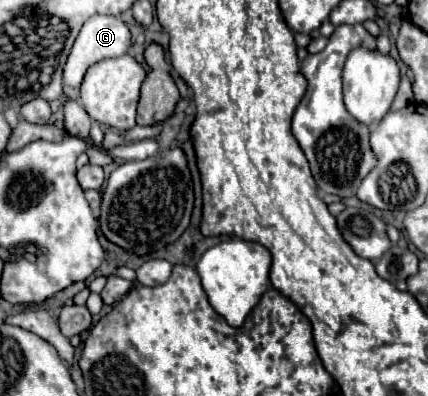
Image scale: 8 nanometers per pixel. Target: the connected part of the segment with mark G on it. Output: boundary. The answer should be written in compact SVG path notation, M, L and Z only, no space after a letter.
M92 16L80 30L74 46L72 46L72 52L66 60L66 68L64 68L64 84L66 86L72 86L72 88L78 88L86 70L96 64L98 60L104 60L104 58L118 58L118 56L124 56L128 52L128 48L132 46L132 36L130 36L130 30L128 26L116 18L116 16Z

